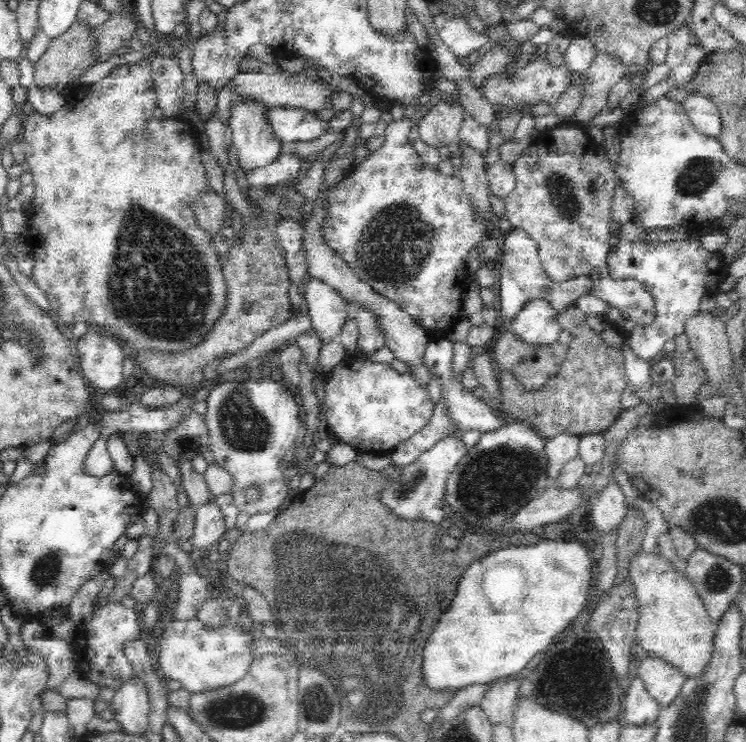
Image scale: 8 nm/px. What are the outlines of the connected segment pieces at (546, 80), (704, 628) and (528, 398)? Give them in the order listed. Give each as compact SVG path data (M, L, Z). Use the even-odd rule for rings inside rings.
M562 34L556 36L550 44L546 44L542 48L542 52L536 56L534 62L530 62L526 68L516 70L516 74L494 74L488 78L488 82L480 88L484 100L496 108L502 106L510 106L510 110L516 110L516 106L524 106L524 108L532 108L540 102L546 102L550 106L556 106L560 102L560 94L564 94L568 90L568 86L576 86L580 84L580 80L584 80L584 76L574 74L572 70L566 68L564 64L564 54L570 48L570 40L564 38Z
M638 552L630 558L630 580L638 602L636 640L652 658L672 664L686 678L704 676L712 658L718 622L712 622L700 594L696 594L686 574L676 570L668 558L650 552Z
M572 304L572 306L568 306L568 310L560 312L556 320L560 322L562 330L572 334L572 342L568 344L568 356L566 356L564 364L560 366L560 372L554 374L552 378L548 378L548 382L542 388L526 390L526 386L522 386L510 370L504 370L500 374L502 402L498 402L496 410L500 412L500 416L512 416L512 418L520 420L528 428L532 428L532 432L536 432L538 436L542 436L546 440L552 440L558 434L570 434L570 436L578 436L578 438L582 438L586 434L604 434L616 422L616 418L624 412L622 410L622 394L624 394L626 386L630 384L626 366L624 366L624 356L618 348L612 348L606 342L602 342L600 334L596 334L586 324L586 312L582 312L576 304Z

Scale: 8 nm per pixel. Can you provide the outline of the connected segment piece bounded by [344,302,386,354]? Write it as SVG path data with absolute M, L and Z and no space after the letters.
M344 302L348 306L348 314L350 318L354 318L358 330L360 330L360 348L362 352L366 354L374 354L378 350L382 350L386 346L386 340L384 340L384 332L382 328L378 326L378 316L374 312L370 312L368 308L356 304L356 302Z

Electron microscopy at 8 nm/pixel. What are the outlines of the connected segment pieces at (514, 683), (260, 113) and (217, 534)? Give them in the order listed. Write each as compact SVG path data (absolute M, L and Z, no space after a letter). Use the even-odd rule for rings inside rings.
M510 678L510 680L498 680L488 686L488 690L482 696L480 708L486 714L486 718L492 724L506 722L506 726L512 726L512 712L518 698L518 688L524 678Z
M234 100L232 102L232 118L230 118L228 132L230 132L232 146L236 146L236 150L238 150L240 168L244 172L266 168L266 166L274 164L280 158L282 142L278 142L272 136L270 122L268 122L268 106L258 104L258 102L246 102L246 100L240 102L240 100Z
M214 502L196 508L196 526L194 526L194 536L192 536L192 544L198 550L208 550L218 548L218 544L230 536L230 532L224 526L224 516L220 506Z

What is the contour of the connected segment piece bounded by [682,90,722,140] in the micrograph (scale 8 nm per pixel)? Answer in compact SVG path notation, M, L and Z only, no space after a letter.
M690 90L690 96L682 106L684 106L684 112L688 114L692 126L700 134L706 134L706 136L718 140L720 130L722 130L722 118L720 118L718 106L712 100Z

